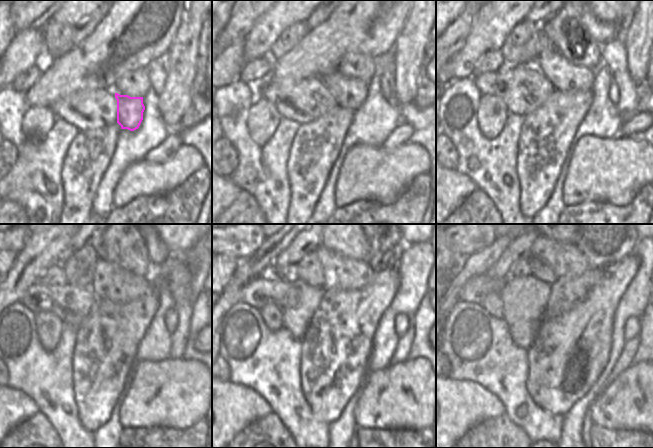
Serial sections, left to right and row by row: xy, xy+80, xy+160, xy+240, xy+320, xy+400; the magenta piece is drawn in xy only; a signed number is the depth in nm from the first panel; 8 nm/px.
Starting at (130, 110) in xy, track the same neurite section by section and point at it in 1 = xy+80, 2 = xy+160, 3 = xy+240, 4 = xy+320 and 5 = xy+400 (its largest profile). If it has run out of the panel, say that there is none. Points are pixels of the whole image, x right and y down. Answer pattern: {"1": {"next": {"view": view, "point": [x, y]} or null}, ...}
{"1": {"next": {"view": "xy+80", "point": [350, 93]}}, "2": {"next": {"view": "xy+160", "point": [564, 76]}}, "3": {"next": {"view": "xy+240", "point": [110, 281]}}, "4": {"next": {"view": "xy+320", "point": [339, 272]}}, "5": {"next": {"view": "xy+400", "point": [565, 259]}}}

